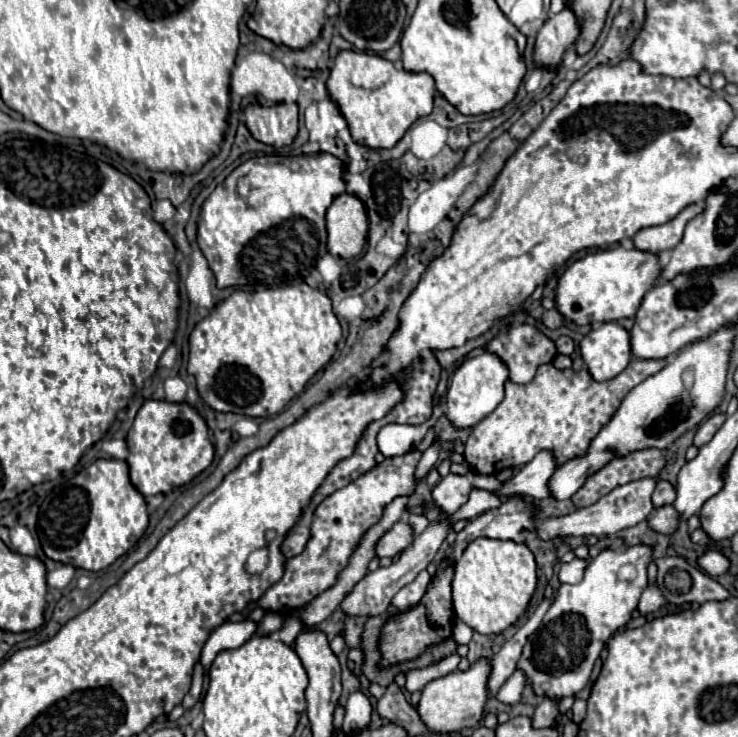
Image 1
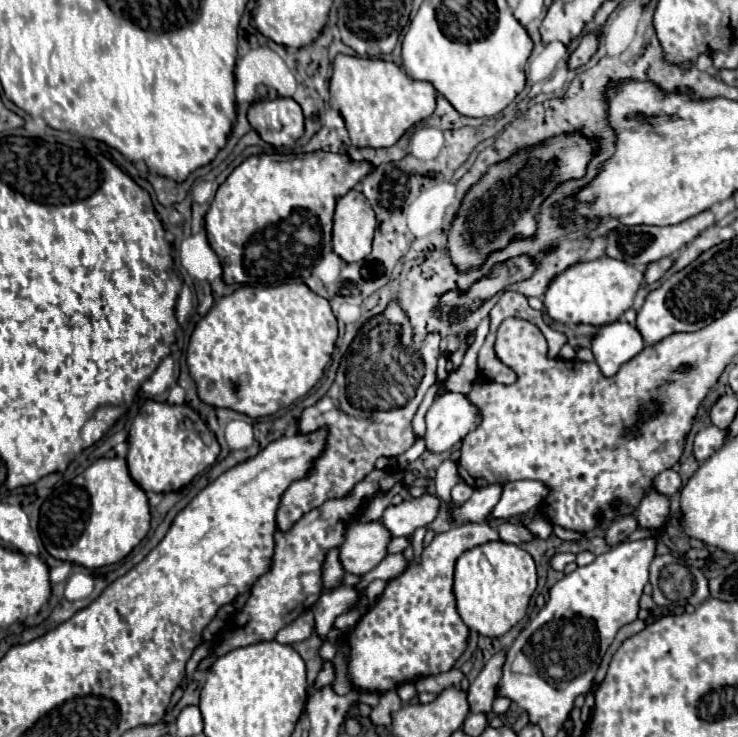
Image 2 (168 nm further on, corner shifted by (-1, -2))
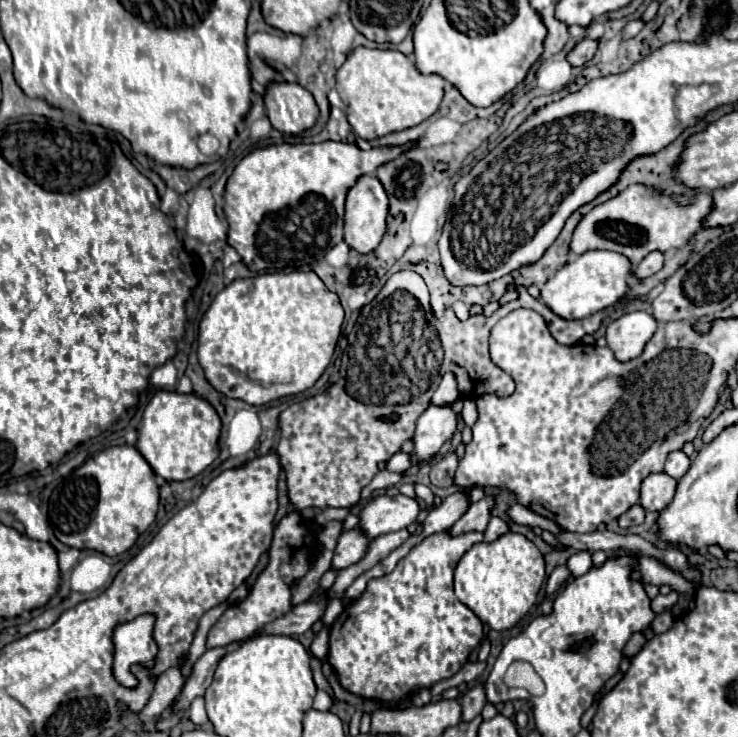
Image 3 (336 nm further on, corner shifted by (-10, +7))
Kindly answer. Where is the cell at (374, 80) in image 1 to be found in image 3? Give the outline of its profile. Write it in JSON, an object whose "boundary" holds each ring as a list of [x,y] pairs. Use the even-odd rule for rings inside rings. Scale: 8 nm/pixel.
{"boundary":[[[356,47],[336,71],[336,89],[346,105],[348,123],[362,139],[376,139],[426,121],[442,101],[444,79],[422,75],[414,63],[394,49]]]}

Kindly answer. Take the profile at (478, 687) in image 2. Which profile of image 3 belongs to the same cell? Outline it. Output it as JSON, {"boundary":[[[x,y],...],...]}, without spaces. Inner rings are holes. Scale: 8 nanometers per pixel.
{"boundary":[[[484,685],[472,687],[466,695],[460,699],[462,707],[462,721],[472,721],[476,715],[480,715],[482,707],[486,705],[486,695],[484,695]]]}

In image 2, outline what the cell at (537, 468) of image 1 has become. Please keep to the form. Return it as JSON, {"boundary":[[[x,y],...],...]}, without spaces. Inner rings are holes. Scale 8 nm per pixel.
{"boundary":[[[489,484],[483,488],[475,488],[473,496],[461,506],[455,508],[455,524],[459,522],[483,522],[485,516],[491,514],[495,504],[501,500],[503,486],[501,484]]]}

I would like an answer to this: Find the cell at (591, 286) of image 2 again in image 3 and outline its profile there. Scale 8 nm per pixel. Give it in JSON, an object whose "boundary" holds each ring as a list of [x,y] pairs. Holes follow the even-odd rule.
{"boundary":[[[586,251],[568,261],[556,275],[552,275],[540,289],[540,299],[562,319],[584,319],[602,311],[626,295],[632,267],[624,255],[614,251]]]}

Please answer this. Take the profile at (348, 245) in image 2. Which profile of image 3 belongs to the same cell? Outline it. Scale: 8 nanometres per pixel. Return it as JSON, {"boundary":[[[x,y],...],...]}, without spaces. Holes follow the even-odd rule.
{"boundary":[[[362,175],[356,185],[348,191],[346,197],[346,215],[344,215],[344,241],[358,253],[374,251],[384,233],[386,233],[386,215],[388,215],[388,195],[378,181],[378,177]]]}

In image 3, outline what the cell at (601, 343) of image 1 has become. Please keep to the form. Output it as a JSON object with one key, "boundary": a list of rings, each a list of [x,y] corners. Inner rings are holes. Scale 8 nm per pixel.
{"boundary":[[[646,311],[626,313],[612,321],[606,329],[608,347],[614,351],[618,361],[630,361],[642,355],[644,345],[656,333],[658,321]]]}

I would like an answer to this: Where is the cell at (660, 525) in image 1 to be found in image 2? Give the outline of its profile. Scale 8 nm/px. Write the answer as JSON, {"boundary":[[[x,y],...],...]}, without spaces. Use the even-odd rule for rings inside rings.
{"boundary":[[[649,490],[637,508],[639,526],[655,530],[667,520],[667,516],[669,516],[669,498]]]}

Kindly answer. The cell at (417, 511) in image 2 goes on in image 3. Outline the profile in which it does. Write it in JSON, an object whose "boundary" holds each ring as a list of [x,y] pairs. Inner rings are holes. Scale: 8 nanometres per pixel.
{"boundary":[[[378,495],[372,497],[360,511],[358,511],[358,529],[368,537],[376,539],[380,535],[400,531],[416,521],[420,507],[414,499],[406,495]]]}

